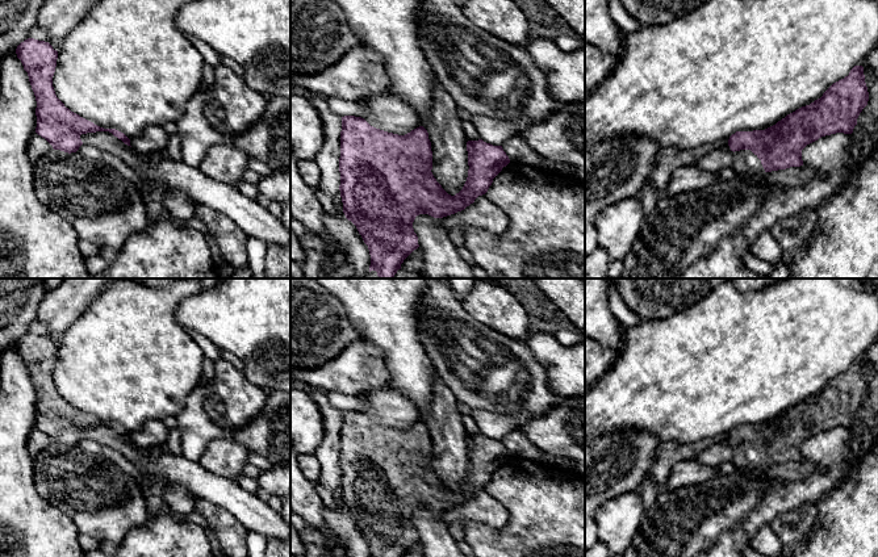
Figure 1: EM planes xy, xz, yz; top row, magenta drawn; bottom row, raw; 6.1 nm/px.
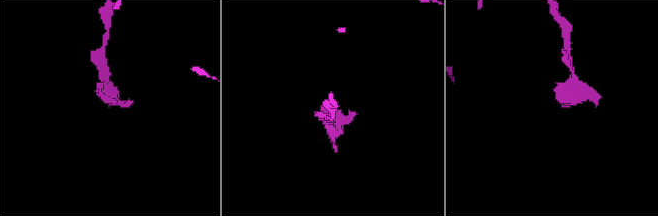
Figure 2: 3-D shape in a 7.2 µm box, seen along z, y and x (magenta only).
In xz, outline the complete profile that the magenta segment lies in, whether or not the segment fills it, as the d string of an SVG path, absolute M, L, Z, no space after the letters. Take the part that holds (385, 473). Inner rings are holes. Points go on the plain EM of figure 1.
M355 410L342 411L340 426L340 491L343 497L343 507L351 515L364 537L368 540L371 557L404 557L404 554L419 541L418 531L414 527L413 516L419 508L428 508L434 512L443 512L464 504L474 497L478 490L488 486L493 473L510 457L509 451L502 440L478 435L467 436L468 445L468 472L463 483L455 490L448 489L434 472L432 445L428 427L419 420L405 430L388 427L371 420L364 412Z

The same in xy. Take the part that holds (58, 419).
M28 332L16 343L17 352L28 367L35 390L35 427L45 432L54 444L76 447L83 439L80 430L96 426L109 426L125 439L130 434L116 423L104 423L71 406L57 391L53 370L57 361L58 345L49 336Z

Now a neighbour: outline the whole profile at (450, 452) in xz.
M435 374L431 389L430 412L422 419L431 436L432 469L451 490L459 487L468 472L468 445L463 416L456 409L457 399Z

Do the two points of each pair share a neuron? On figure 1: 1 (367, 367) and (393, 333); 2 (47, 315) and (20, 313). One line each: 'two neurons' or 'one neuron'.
1: two neurons
2: two neurons

